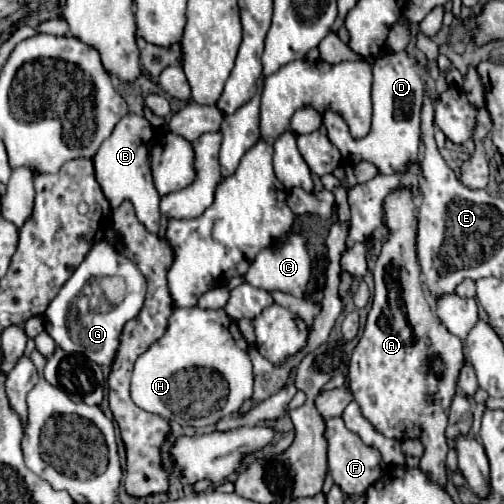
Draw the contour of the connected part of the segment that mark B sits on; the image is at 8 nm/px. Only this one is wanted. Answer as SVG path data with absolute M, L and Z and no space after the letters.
M126 114L100 146L96 156L92 158L96 168L96 180L102 182L102 192L112 204L112 208L118 208L124 200L130 200L136 208L138 220L150 230L158 230L160 222L160 198L154 188L152 176L150 176L150 150L154 146L154 128L144 116Z

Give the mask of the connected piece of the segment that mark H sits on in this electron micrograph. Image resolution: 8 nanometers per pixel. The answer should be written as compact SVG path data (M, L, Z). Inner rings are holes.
M174 308L166 334L156 340L134 364L132 372L132 400L146 412L158 414L166 420L174 420L180 426L214 426L224 416L240 410L240 406L252 396L252 362L248 358L248 344L238 332L236 322L224 310Z

